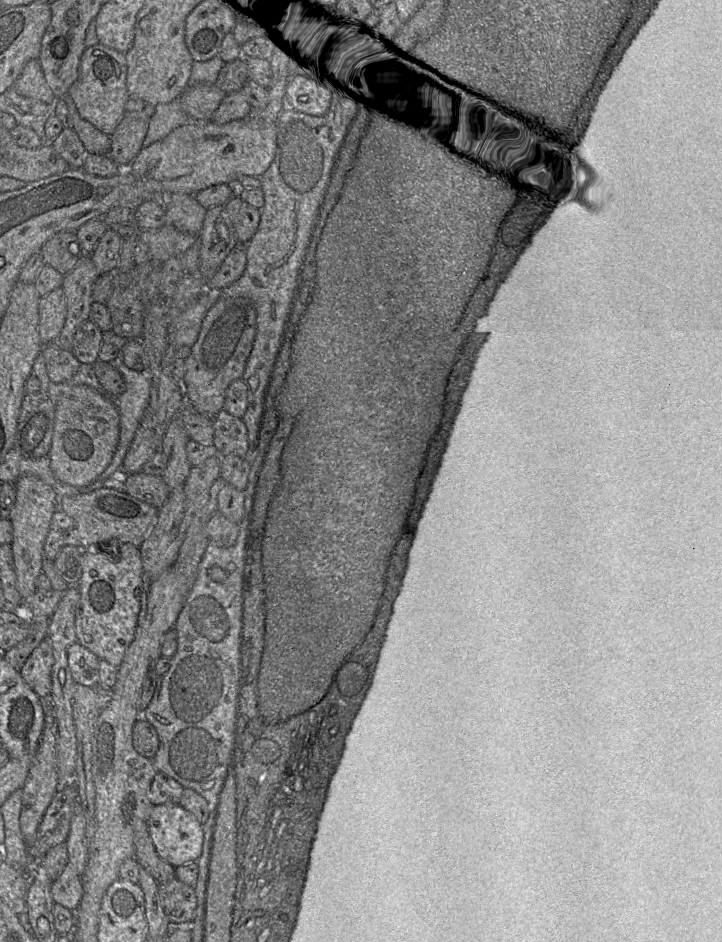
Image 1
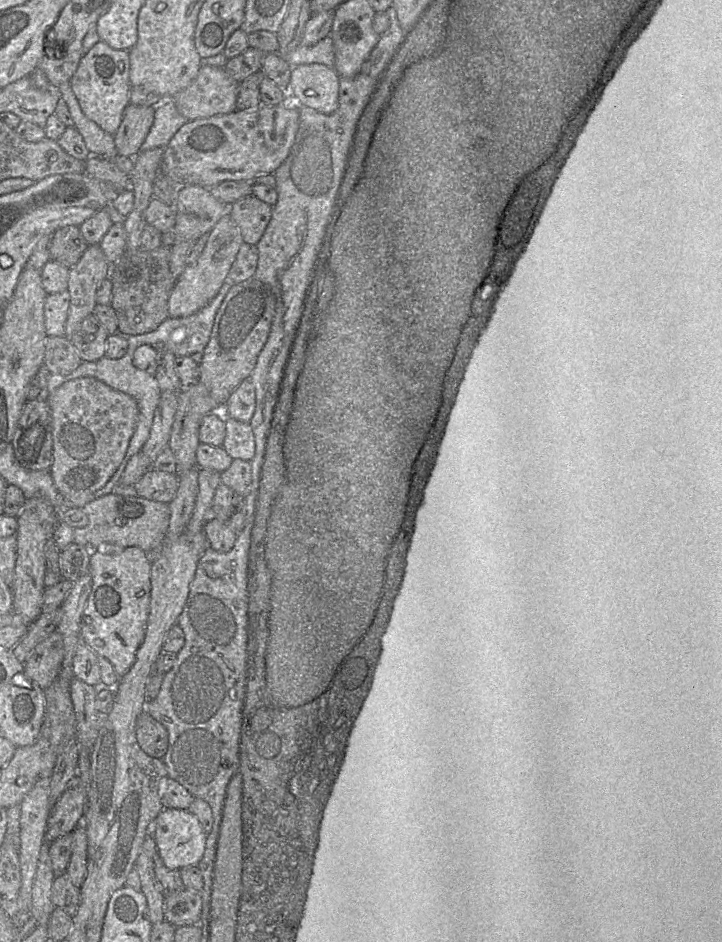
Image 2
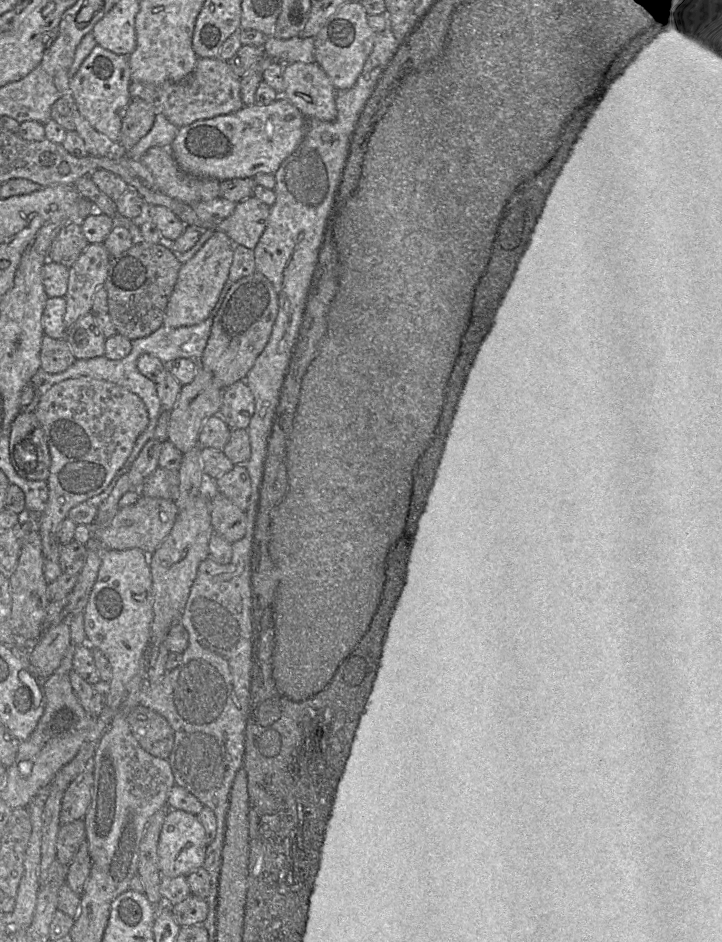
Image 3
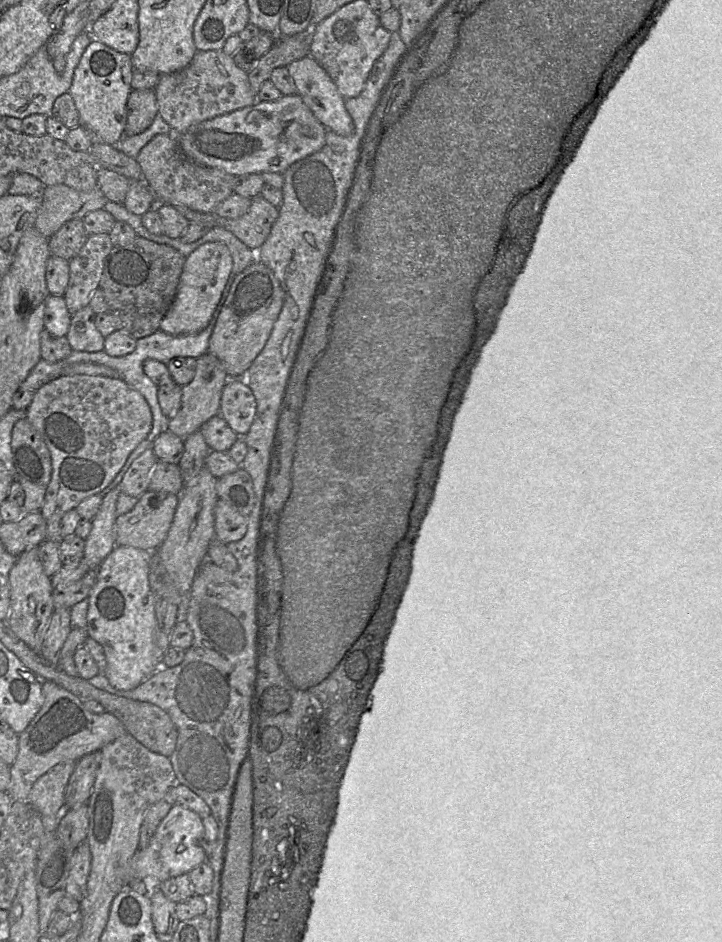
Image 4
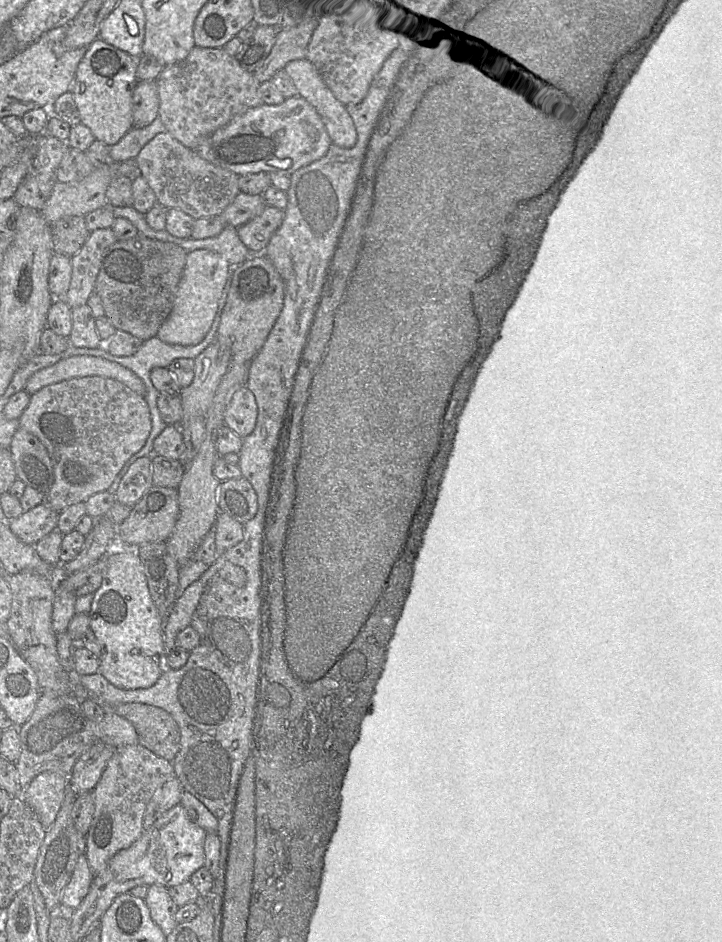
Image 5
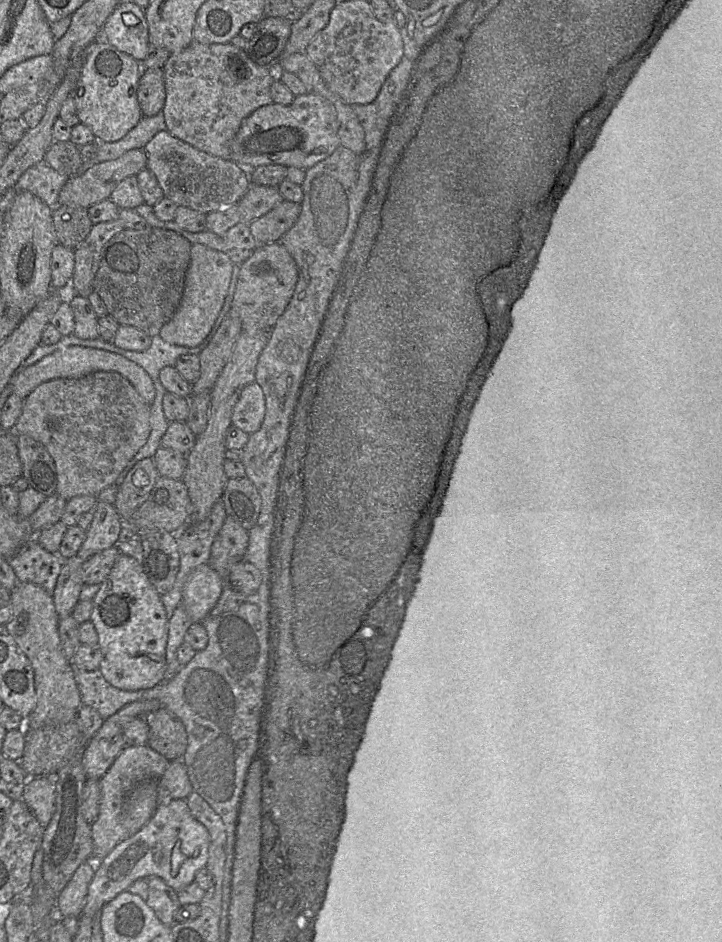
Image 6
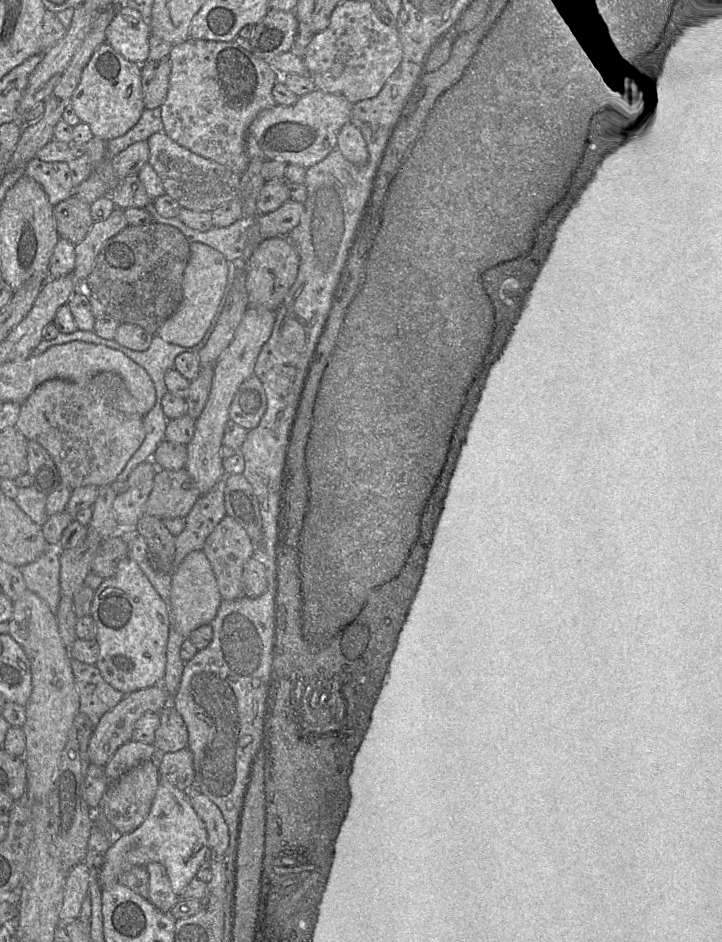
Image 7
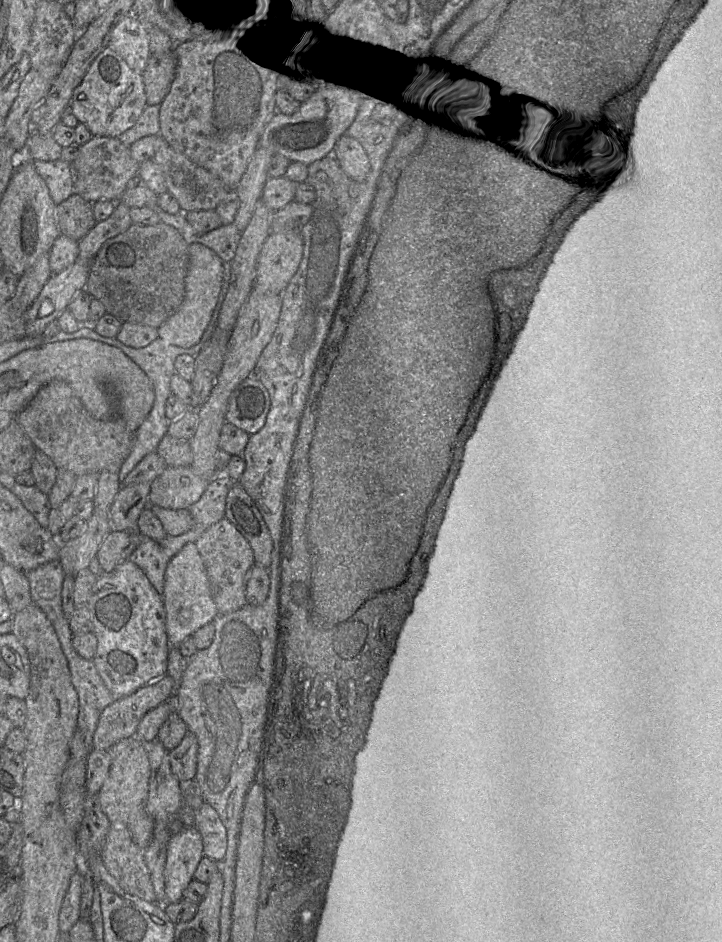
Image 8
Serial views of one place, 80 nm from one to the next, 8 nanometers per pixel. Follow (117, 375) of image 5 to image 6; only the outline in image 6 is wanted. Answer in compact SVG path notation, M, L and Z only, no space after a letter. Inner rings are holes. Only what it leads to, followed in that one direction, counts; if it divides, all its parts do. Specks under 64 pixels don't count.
M69 346L45 356L23 370L17 369L9 383L13 386L12 393L25 399L35 388L44 382L58 378L81 378L98 371L119 373L132 384L146 403L151 405L154 401L155 388L153 382L142 367L119 354L82 346Z

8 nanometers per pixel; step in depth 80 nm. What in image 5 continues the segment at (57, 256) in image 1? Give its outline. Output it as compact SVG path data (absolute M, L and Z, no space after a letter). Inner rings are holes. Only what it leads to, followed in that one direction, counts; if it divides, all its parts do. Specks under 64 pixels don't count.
M64 216L50 224L53 253L69 257L75 255L83 246L90 231L86 226L85 216Z

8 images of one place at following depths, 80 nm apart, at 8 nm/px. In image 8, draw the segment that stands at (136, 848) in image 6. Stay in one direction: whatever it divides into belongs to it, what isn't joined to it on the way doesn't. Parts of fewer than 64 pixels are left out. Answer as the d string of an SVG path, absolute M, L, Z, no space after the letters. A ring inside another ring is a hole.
M156 739L147 744L151 776L146 810L155 825L168 826L183 803L183 785L173 774L169 751ZM195 826L183 829L170 838L165 868L167 903L176 903L184 899L184 891L194 879L203 857L202 836Z

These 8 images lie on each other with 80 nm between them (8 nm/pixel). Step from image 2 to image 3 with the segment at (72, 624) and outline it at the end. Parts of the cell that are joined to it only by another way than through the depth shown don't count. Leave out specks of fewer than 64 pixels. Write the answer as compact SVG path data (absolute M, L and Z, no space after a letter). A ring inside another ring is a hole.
M92 538L88 544L85 565L78 574L77 583L72 590L73 601L69 605L70 617L75 613L83 612L87 605L93 586L97 580L103 550L107 549L102 549Z

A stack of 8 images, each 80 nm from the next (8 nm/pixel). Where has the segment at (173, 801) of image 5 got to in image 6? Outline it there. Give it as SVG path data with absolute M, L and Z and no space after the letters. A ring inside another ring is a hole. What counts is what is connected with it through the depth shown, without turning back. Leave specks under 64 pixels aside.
M181 760L170 761L169 766L158 779L158 805L173 800L186 800L192 792L186 767Z

